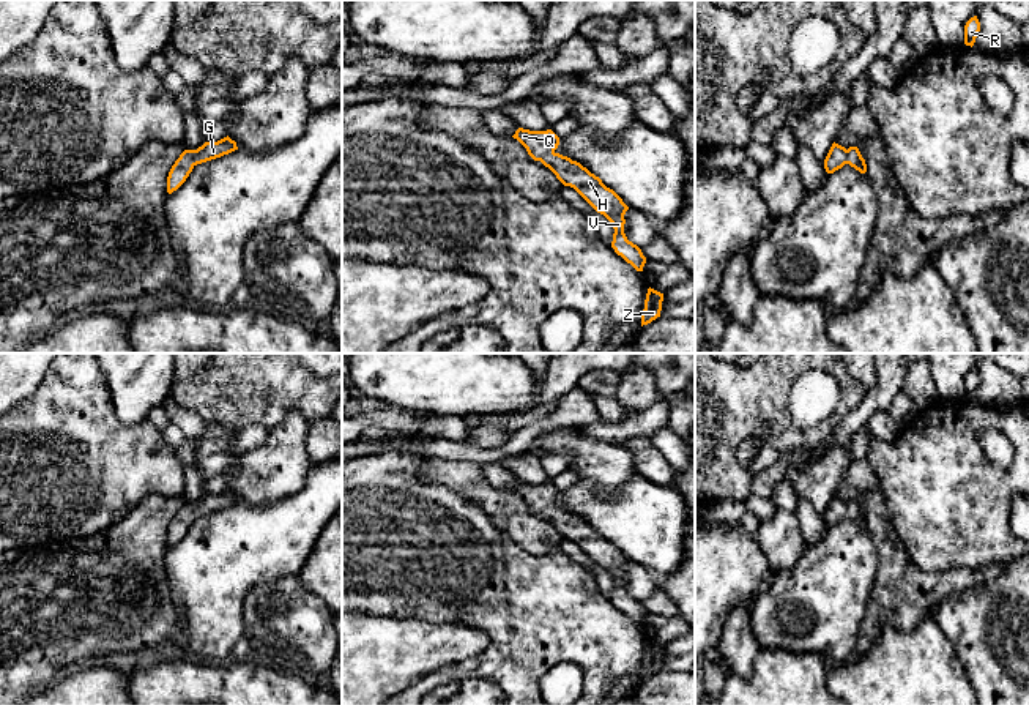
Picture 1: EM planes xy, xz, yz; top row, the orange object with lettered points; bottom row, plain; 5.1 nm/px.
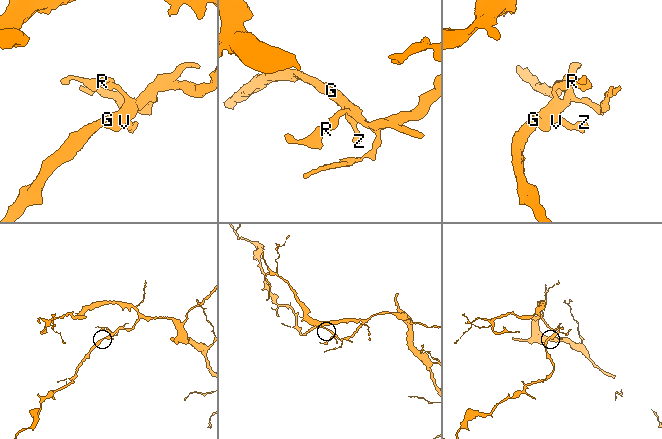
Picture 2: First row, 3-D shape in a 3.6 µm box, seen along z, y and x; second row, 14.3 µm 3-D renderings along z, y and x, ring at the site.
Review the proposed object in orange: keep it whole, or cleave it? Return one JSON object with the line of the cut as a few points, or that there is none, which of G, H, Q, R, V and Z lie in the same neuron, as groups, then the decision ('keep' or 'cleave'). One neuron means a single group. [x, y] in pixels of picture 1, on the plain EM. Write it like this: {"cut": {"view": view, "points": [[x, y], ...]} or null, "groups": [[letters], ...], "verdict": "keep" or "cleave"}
{"cut": null, "groups": [["G", "H", "Q", "R", "V", "Z"]], "verdict": "keep"}

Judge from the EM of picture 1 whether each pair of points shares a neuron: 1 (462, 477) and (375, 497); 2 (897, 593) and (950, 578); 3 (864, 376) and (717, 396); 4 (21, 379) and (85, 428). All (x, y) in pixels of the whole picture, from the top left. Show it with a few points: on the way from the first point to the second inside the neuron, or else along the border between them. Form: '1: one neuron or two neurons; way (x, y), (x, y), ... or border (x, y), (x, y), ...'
1: two neurons; border (423, 462), (426, 481), (442, 484), (465, 499)
2: one neuron; way (910, 593), (921, 585), (938, 585)
3: two neurons; border (845, 369), (867, 388)
4: two neurons; border (49, 369), (40, 385), (16, 406)

